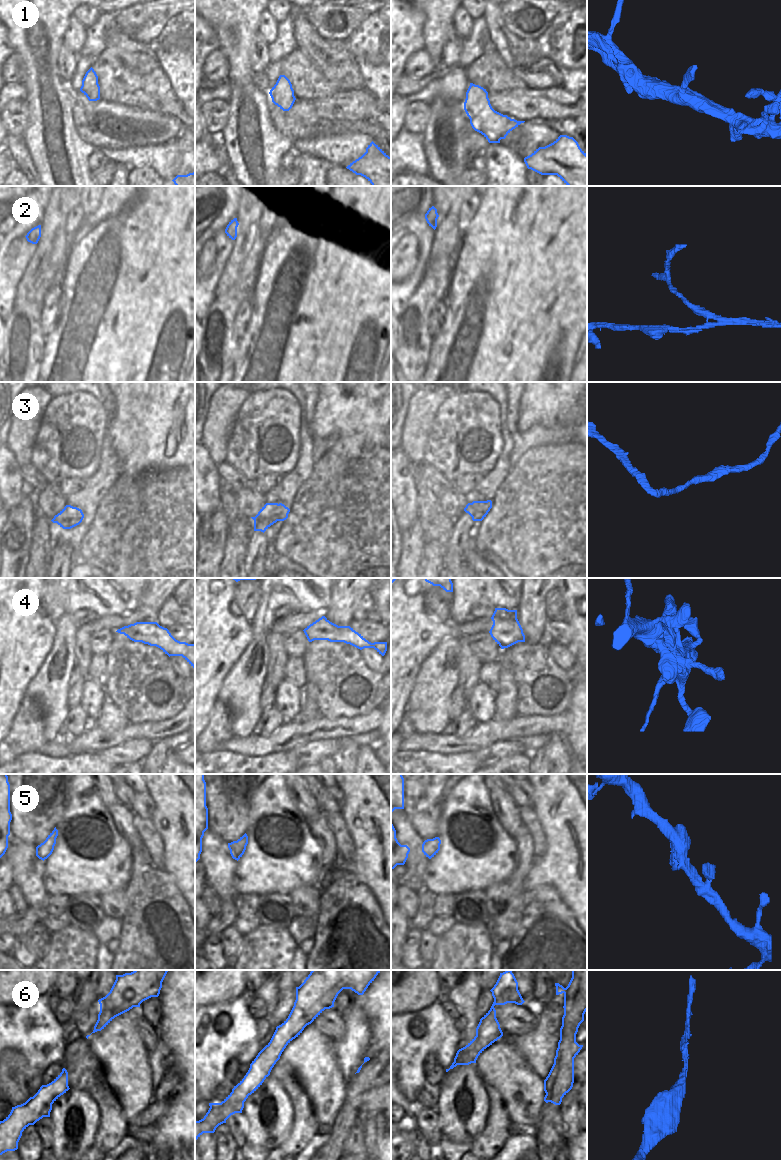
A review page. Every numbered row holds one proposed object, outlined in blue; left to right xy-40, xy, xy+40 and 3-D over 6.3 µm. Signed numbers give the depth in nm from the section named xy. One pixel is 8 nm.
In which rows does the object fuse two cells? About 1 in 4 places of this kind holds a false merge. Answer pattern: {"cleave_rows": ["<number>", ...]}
{"cleave_rows": []}

